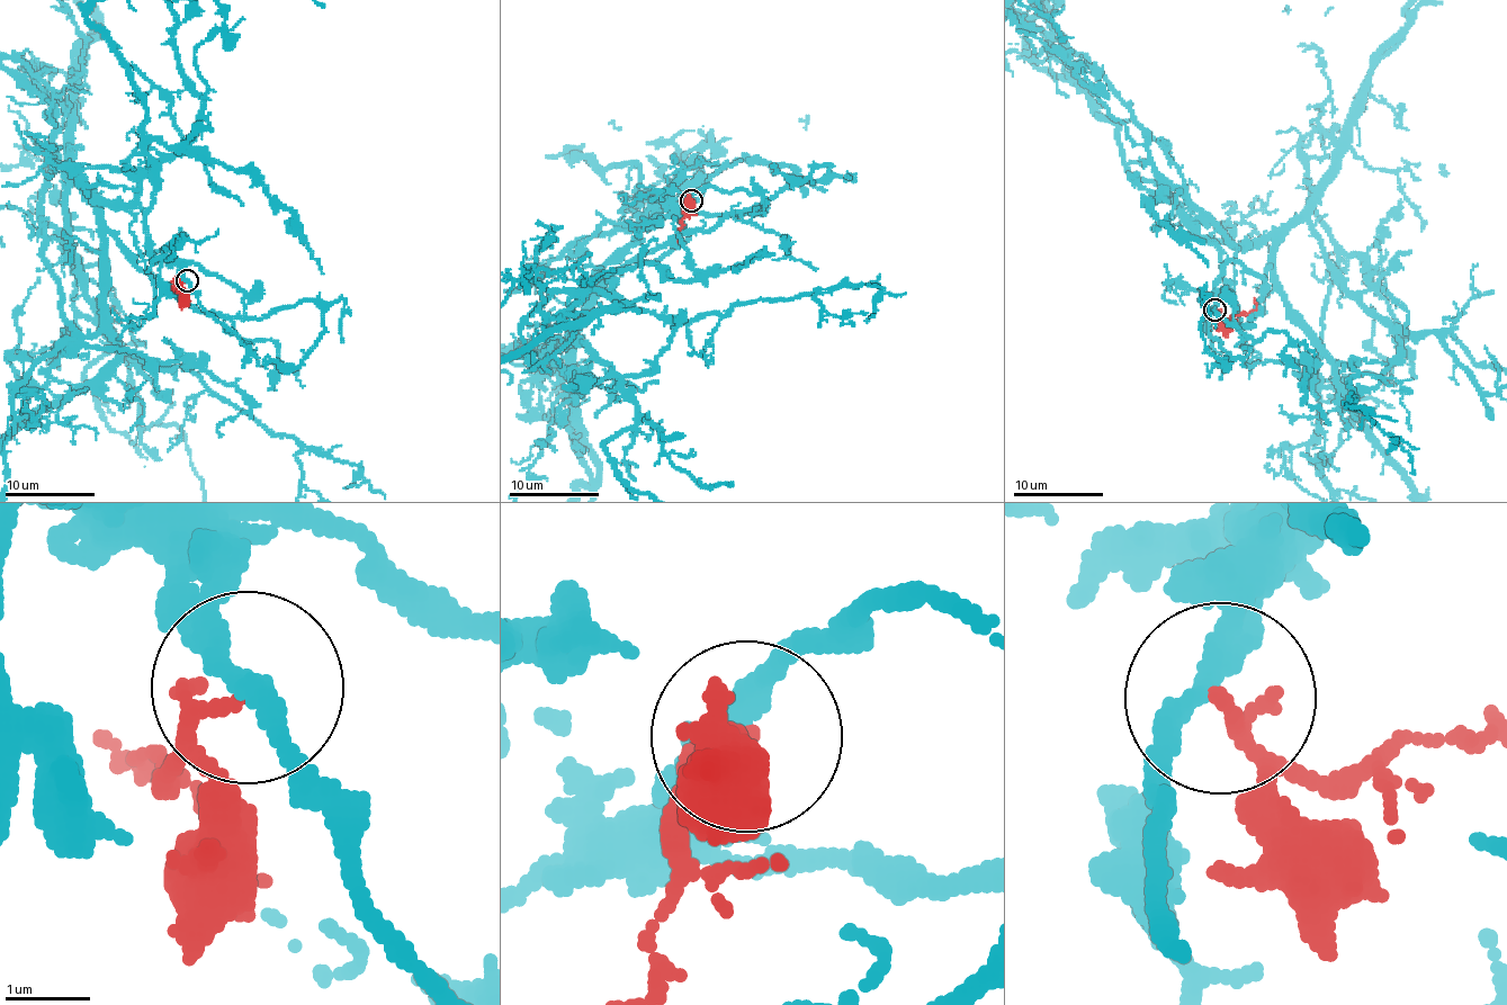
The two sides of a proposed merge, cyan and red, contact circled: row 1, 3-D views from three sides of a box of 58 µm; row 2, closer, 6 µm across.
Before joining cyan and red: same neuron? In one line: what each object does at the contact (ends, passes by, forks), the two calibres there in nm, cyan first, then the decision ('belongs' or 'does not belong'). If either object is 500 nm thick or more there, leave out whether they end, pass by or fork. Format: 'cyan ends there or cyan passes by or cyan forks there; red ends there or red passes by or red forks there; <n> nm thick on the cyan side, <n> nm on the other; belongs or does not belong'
cyan passes by; red passes by; 240 nm thick on the cyan side, 120 nm on the other; does not belong

